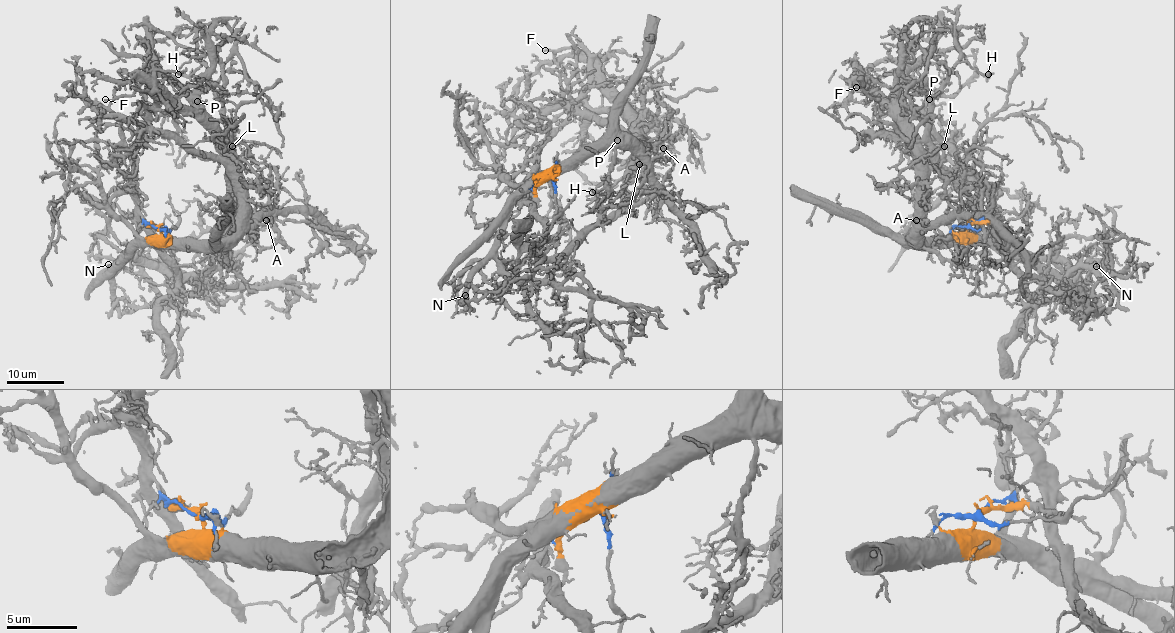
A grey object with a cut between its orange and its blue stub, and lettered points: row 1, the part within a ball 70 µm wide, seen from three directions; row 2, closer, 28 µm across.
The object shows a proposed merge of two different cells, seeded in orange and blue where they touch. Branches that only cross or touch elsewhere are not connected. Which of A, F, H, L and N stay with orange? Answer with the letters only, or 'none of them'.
A, L, N

